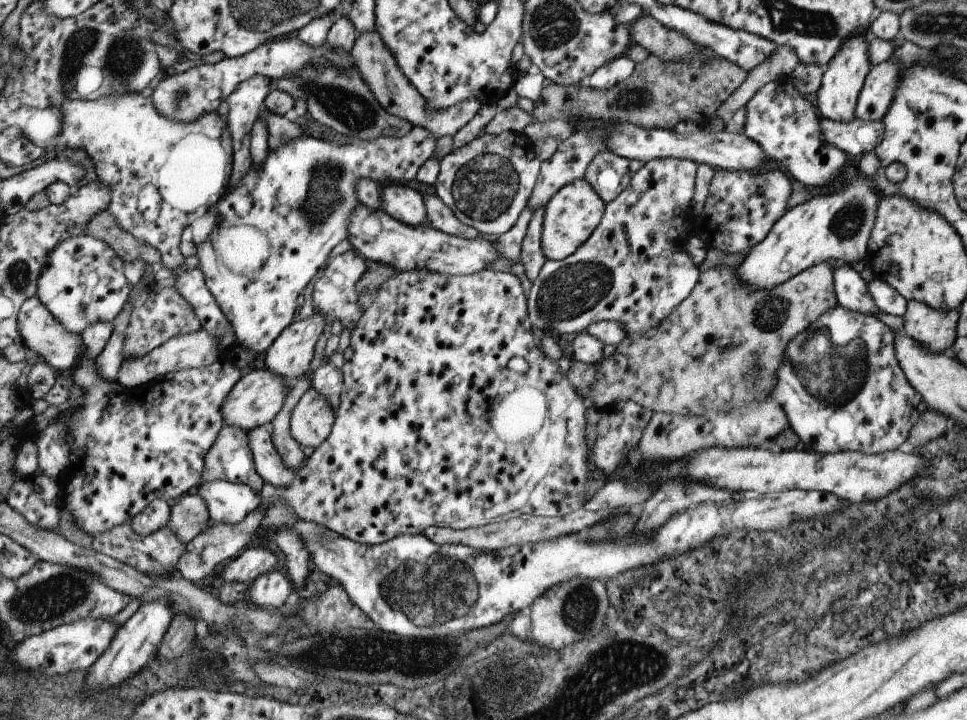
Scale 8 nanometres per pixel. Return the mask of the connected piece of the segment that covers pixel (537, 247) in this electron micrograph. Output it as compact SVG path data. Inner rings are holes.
M544 207L533 212L524 240L521 244L521 262L524 265L526 276L532 282L547 261L541 247Z

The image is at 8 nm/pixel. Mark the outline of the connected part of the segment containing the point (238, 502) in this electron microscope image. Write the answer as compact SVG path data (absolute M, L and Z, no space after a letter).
M202 481L195 489L206 503L212 523L238 524L260 502L248 485L228 481Z

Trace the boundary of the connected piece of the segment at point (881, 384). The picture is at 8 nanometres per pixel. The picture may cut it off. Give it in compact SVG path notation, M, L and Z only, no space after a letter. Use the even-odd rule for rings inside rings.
M839 304L814 320L787 344L785 362L776 378L770 400L782 406L790 428L800 437L802 447L820 454L892 452L907 440L911 428L928 409L900 368L893 330L874 316L849 311Z

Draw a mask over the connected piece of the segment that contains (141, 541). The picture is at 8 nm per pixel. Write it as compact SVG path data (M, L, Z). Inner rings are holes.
M124 523L112 530L94 535L92 546L96 552L111 556L150 577L170 579L176 572L180 573L178 561L186 545L168 525L148 536L142 536L132 528L131 523Z

